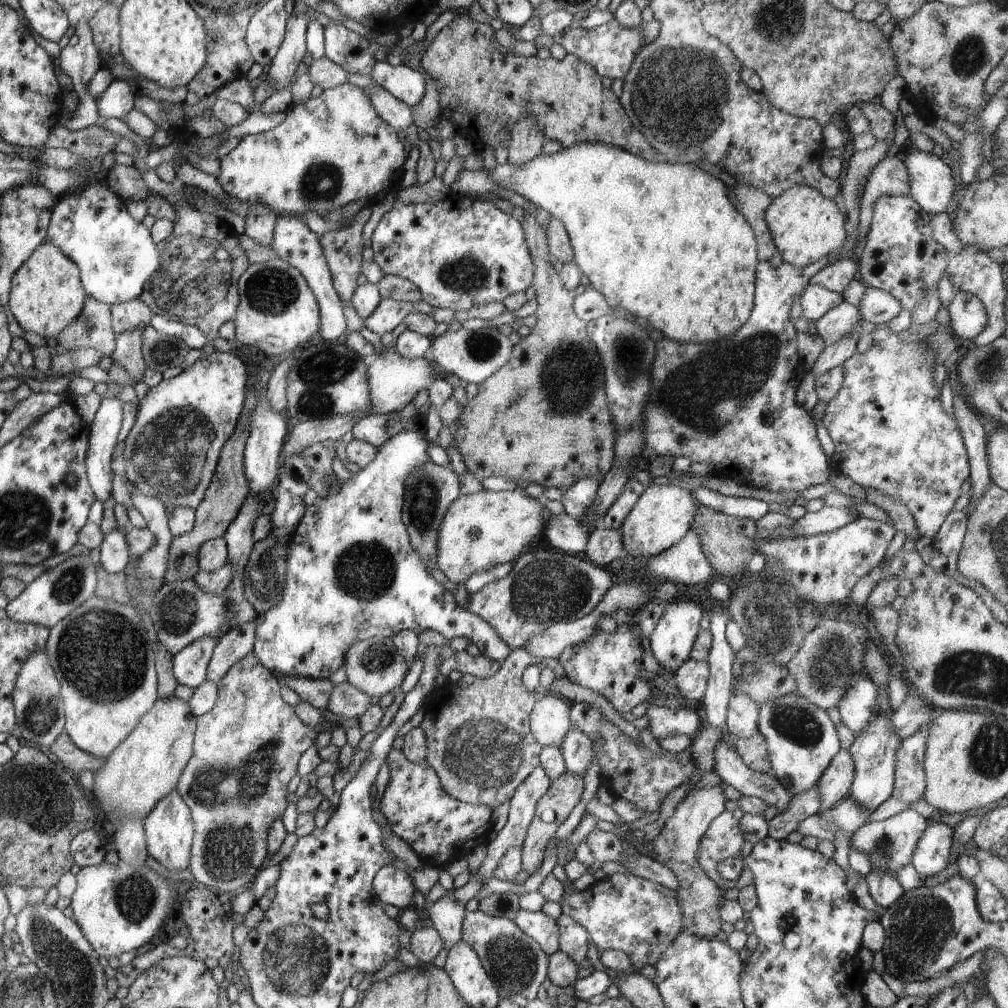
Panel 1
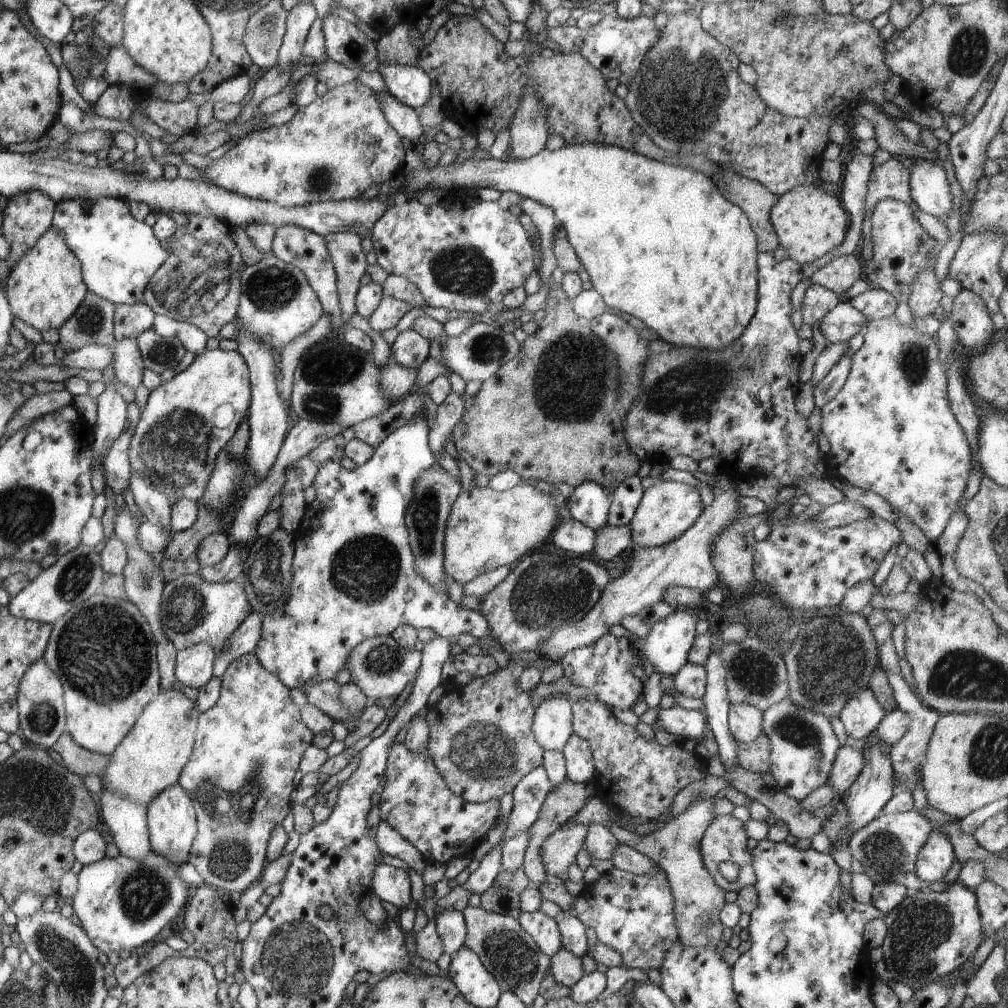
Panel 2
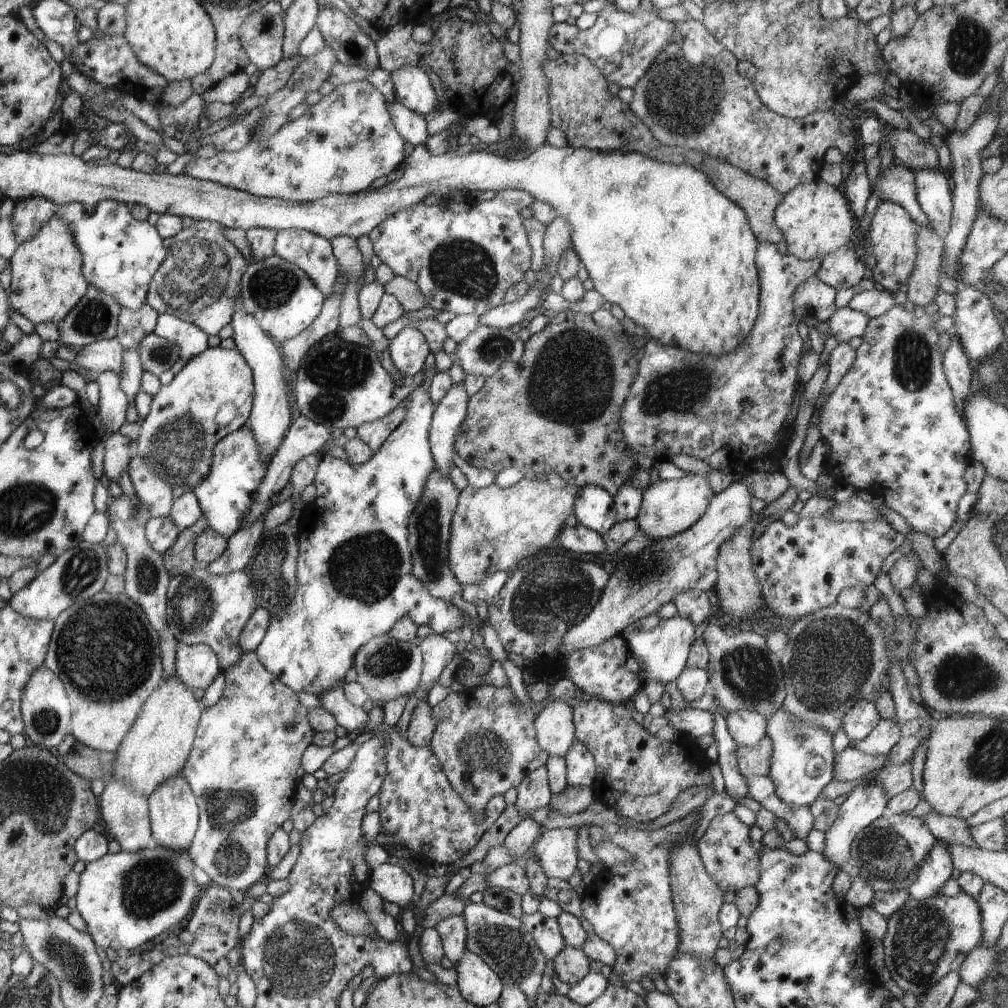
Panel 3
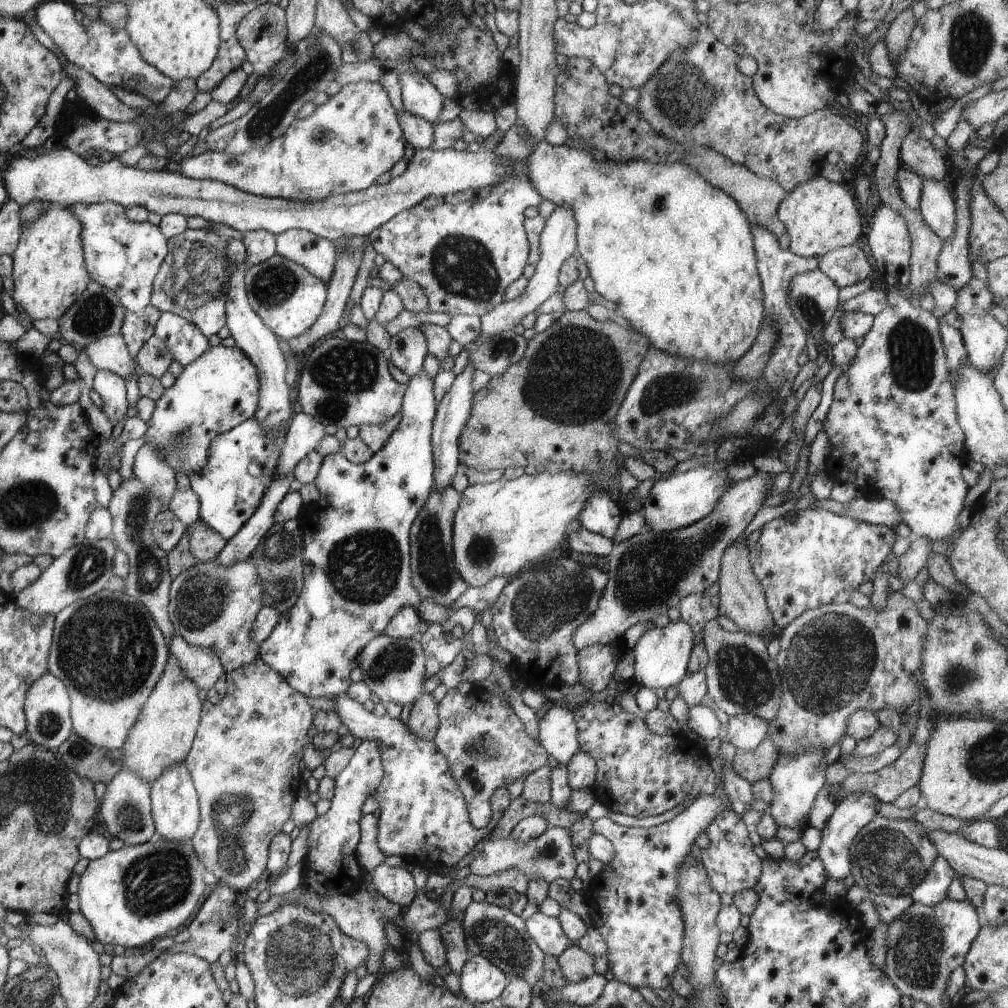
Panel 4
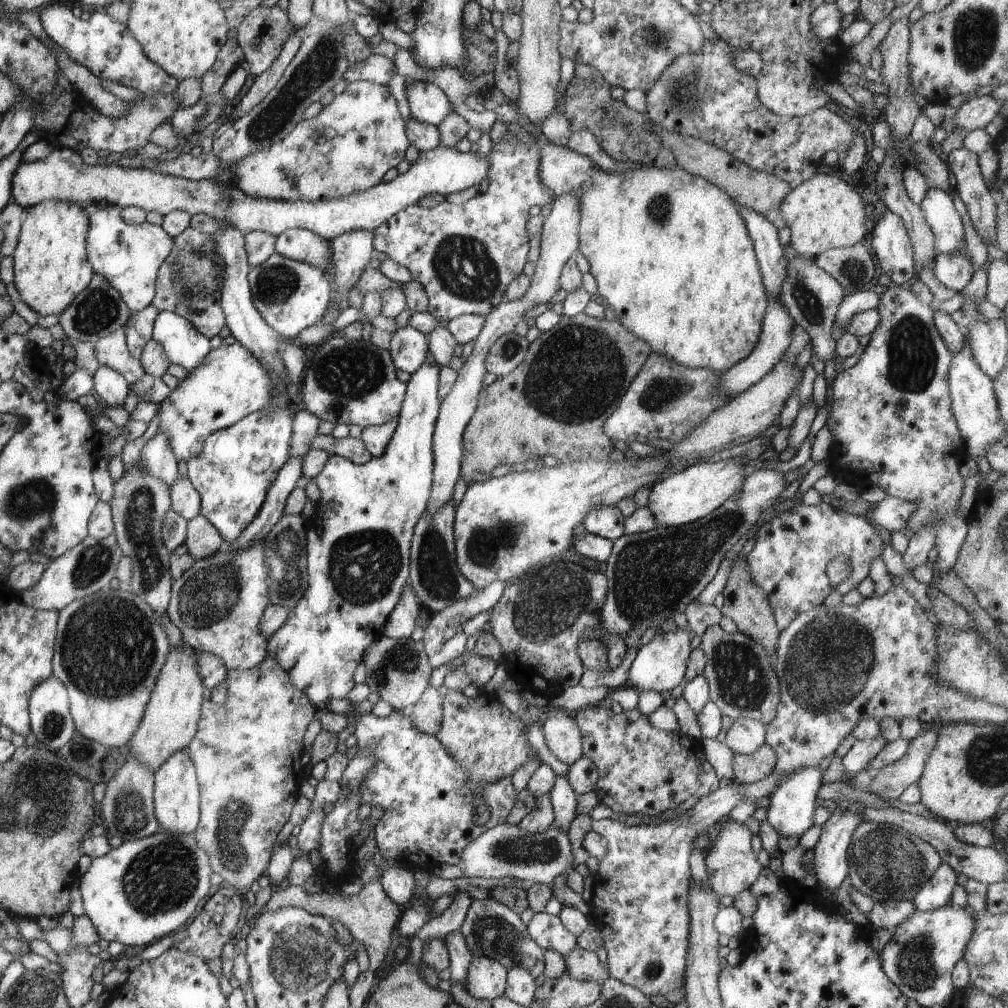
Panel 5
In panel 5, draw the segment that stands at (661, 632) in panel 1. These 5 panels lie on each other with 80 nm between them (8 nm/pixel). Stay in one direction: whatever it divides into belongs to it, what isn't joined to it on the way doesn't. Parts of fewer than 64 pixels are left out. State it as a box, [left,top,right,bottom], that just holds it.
[625,628,693,692]

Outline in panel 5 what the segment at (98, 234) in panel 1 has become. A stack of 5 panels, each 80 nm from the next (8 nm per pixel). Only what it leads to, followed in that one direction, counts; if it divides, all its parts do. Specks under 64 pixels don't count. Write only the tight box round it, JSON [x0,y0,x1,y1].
[85,203,176,311]

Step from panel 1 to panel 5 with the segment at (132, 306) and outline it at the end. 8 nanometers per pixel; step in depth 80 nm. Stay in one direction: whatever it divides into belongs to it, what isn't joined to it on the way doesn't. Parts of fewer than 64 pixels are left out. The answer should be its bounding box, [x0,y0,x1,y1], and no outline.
[126,303,159,360]

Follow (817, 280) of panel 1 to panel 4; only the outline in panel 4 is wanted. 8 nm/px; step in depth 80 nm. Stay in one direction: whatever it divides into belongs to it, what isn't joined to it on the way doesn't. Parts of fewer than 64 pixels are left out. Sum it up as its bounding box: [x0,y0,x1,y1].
[818,243,872,289]

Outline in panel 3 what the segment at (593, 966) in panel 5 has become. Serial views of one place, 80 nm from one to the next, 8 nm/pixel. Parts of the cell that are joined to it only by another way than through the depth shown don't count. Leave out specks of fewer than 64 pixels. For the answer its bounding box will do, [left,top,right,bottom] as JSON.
[552,945,591,986]

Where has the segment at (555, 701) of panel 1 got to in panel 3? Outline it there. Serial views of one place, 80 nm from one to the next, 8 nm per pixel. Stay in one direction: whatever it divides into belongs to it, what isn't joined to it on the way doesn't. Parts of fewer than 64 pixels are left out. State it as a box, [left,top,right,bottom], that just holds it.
[536,699,576,758]

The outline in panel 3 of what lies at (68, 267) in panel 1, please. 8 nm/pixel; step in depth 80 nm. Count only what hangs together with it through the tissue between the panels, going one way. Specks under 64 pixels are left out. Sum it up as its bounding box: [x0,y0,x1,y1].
[7,215,88,326]

